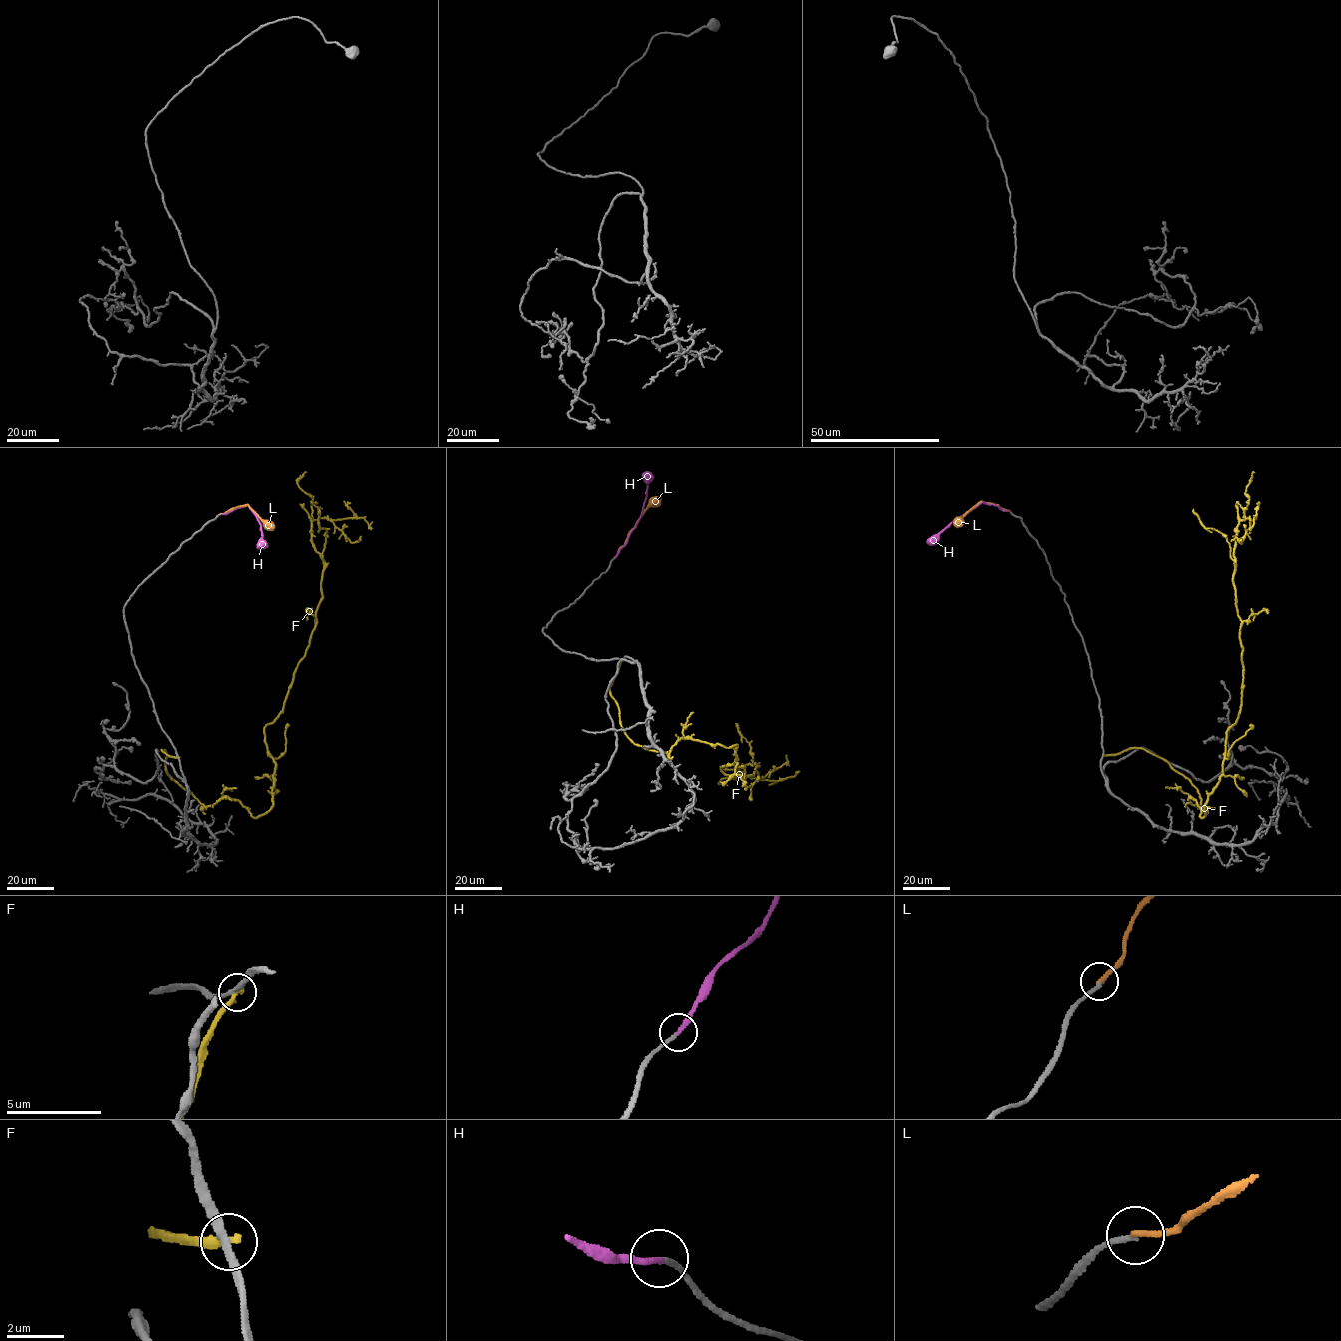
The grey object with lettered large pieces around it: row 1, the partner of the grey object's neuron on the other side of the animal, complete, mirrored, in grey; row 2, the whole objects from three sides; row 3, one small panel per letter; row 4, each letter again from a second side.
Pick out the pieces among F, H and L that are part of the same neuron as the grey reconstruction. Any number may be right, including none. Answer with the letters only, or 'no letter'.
H

